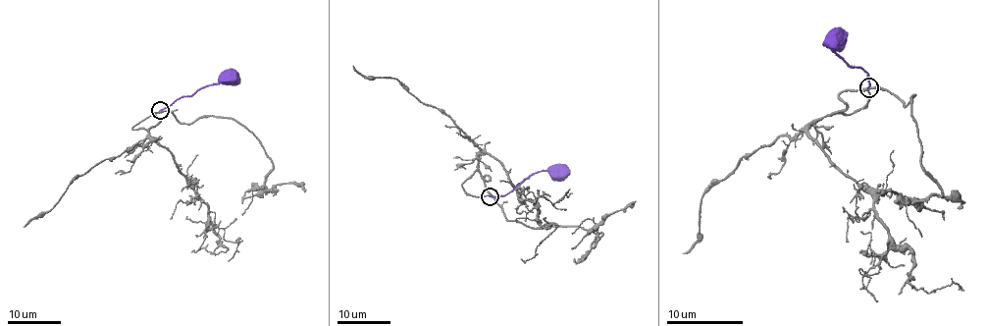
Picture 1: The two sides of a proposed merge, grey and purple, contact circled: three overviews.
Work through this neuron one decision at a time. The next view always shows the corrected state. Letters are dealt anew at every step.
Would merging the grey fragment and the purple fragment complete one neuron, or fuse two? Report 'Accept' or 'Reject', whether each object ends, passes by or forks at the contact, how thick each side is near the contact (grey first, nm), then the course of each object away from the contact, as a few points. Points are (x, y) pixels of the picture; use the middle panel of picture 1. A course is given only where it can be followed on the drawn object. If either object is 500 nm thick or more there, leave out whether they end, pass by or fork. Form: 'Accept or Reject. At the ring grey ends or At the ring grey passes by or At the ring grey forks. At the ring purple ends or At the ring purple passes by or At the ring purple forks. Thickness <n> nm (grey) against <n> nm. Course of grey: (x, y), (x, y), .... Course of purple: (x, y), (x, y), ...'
Accept. At the ring grey forks. At the ring purple ends. Thickness 170 nm (grey) against 180 nm. Course of grey: (489, 195), (479, 169), (489, 154), (537, 206), (539, 221), (557, 226), (521, 259). Course of purple: (489, 196), (503, 196), (536, 173), (563, 170), (569, 175)

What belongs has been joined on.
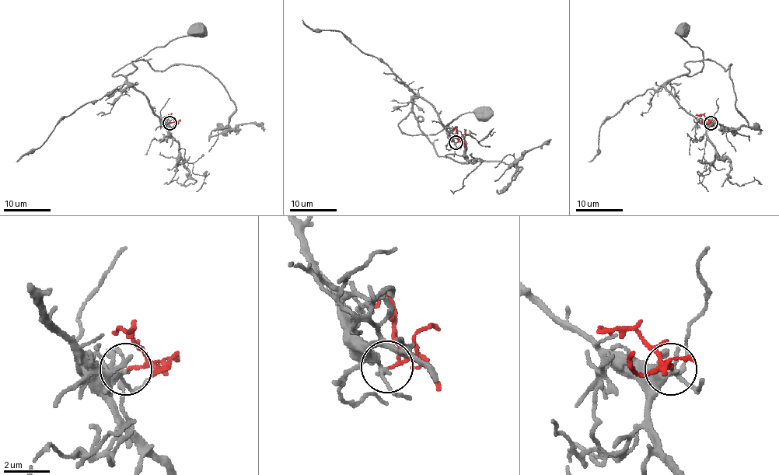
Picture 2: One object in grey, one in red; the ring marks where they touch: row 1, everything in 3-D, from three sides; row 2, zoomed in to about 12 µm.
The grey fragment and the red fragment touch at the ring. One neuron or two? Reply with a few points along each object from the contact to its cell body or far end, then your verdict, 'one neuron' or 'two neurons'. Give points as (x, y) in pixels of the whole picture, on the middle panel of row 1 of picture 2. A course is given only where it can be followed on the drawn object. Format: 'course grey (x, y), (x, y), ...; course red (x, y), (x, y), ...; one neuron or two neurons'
course grey (456, 142), (434, 110), (416, 97), (420, 130), (439, 156), (521, 166), (514, 179), (517, 161), (551, 138); course red (456, 142), (459, 141), (455, 128), (452, 130); one neuron

